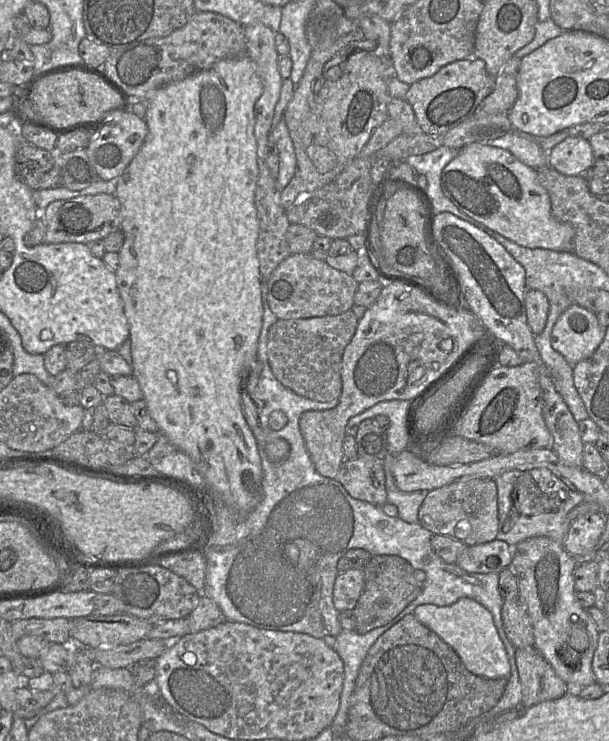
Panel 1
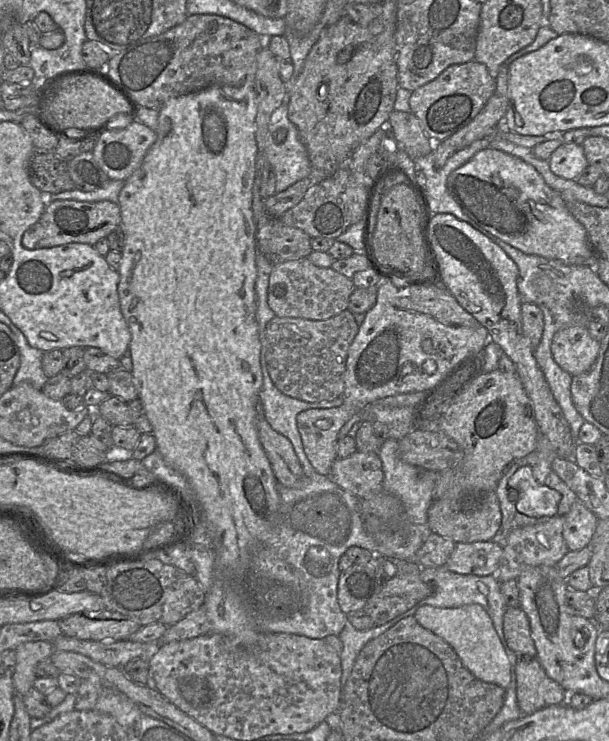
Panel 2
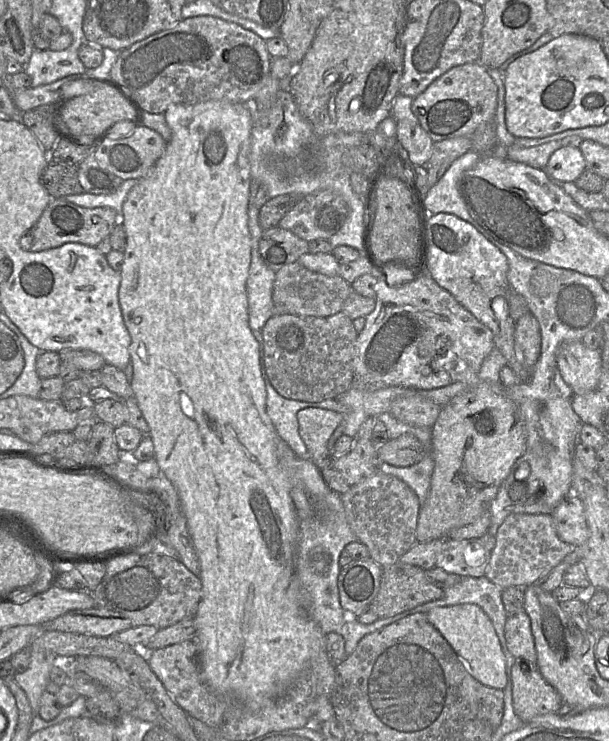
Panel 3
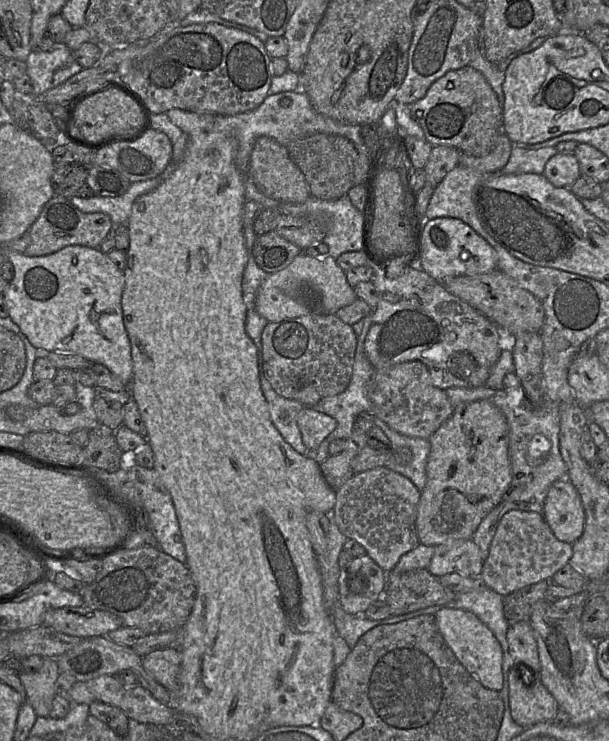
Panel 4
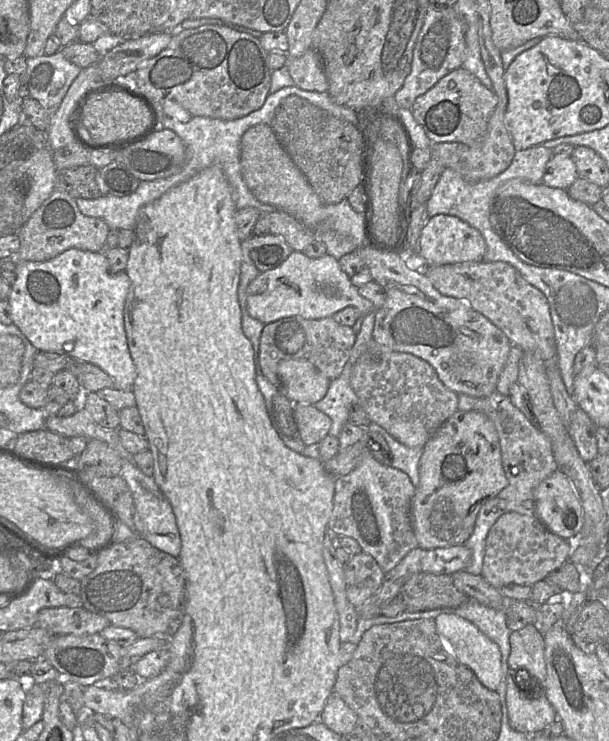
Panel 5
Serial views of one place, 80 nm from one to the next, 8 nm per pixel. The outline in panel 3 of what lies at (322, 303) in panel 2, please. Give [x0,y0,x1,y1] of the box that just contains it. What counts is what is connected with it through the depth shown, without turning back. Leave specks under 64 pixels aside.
[272,261,352,317]

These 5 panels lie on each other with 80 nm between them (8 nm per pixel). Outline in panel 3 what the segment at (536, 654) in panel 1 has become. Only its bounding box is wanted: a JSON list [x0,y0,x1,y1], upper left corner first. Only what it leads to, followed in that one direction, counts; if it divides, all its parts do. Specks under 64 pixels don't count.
[511,659,563,723]

